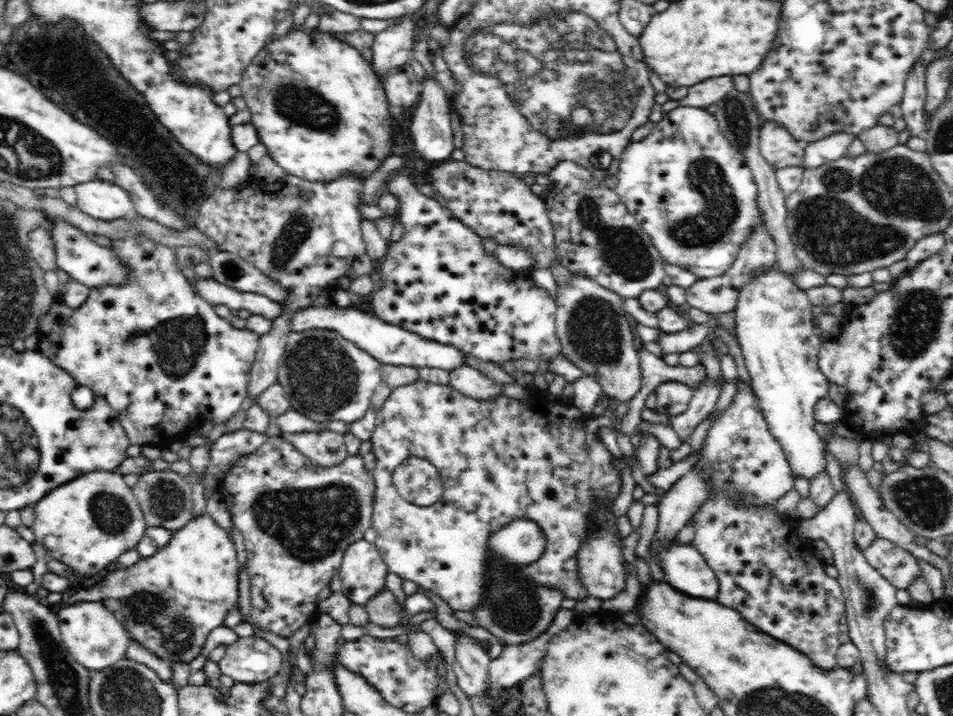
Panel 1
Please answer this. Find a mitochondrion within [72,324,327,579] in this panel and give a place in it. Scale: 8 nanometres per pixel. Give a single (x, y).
(111, 513)

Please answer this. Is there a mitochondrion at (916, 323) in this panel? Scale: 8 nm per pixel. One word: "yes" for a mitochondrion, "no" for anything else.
yes

